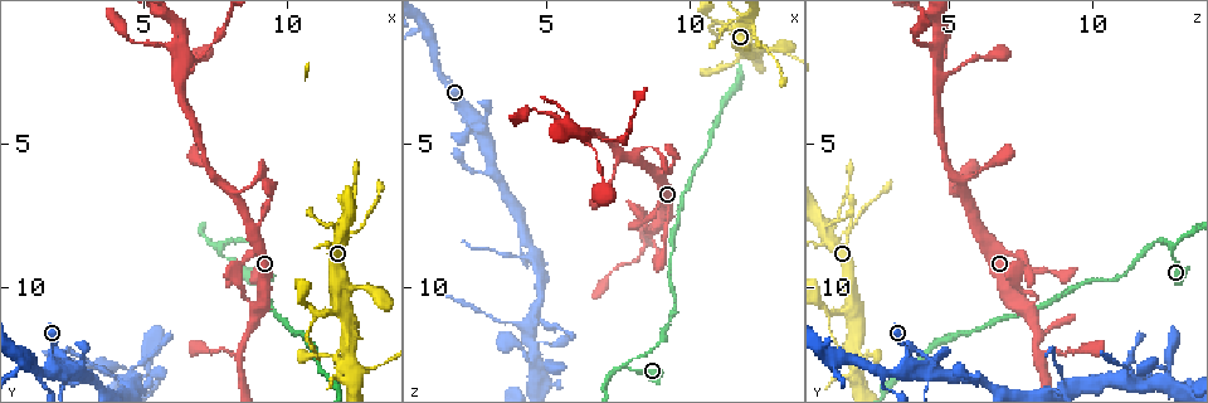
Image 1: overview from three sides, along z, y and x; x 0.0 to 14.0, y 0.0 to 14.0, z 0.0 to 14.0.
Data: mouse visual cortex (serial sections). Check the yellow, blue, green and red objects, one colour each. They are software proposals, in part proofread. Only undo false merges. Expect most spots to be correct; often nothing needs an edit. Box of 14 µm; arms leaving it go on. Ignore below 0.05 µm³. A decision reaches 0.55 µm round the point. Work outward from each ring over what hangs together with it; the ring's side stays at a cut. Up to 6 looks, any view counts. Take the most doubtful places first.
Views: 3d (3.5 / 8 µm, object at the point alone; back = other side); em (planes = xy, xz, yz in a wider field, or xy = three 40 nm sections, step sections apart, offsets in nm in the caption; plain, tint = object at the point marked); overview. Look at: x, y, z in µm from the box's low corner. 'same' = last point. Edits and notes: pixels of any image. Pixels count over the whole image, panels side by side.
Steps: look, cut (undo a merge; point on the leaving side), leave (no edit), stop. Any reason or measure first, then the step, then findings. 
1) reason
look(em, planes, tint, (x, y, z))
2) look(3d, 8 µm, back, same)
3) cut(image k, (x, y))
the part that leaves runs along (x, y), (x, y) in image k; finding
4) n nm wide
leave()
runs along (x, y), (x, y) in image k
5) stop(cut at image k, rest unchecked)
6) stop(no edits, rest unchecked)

look(3d, 8 µm, back, (7.6, 8.7, 12.8))

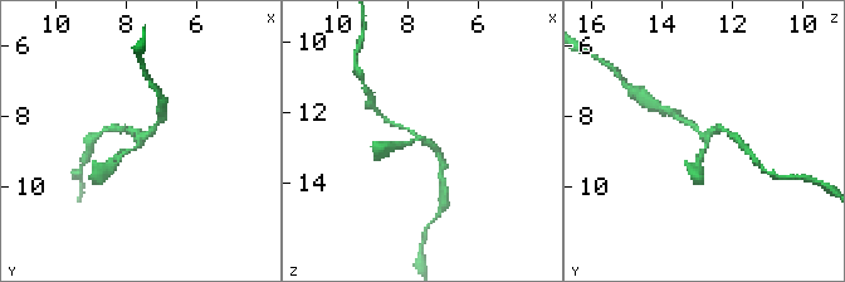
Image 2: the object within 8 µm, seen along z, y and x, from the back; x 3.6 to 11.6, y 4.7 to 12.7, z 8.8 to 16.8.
closer look
look(3d, 3.5 µm, (7.6, 8.7, 12.7))

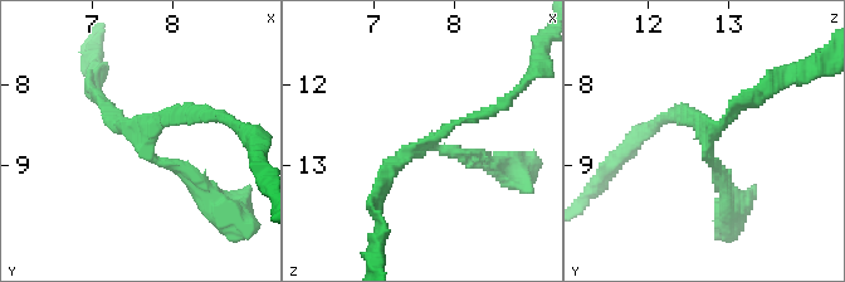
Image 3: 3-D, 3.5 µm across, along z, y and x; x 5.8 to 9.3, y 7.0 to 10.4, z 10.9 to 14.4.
3 arms; arms of 150, 150, 150 nm
look(em, xy, step 3, tint, (7.65, 8.70, 12.75))

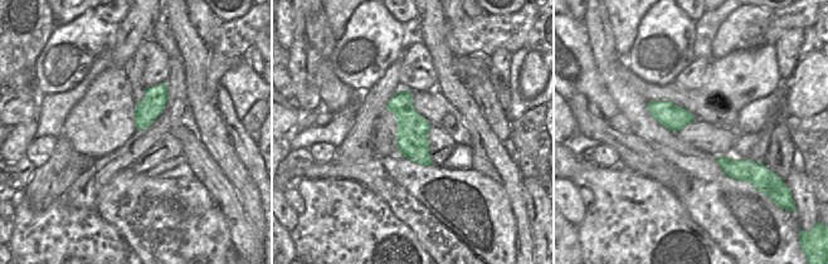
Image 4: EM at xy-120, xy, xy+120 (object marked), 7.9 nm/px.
leave()
runs along (726, 195), (694, 115), (672, 115) in image 3; one cell here

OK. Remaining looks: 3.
arms part here
look(3d, 3.5 µm, (11.7, 10.6, 1.7))

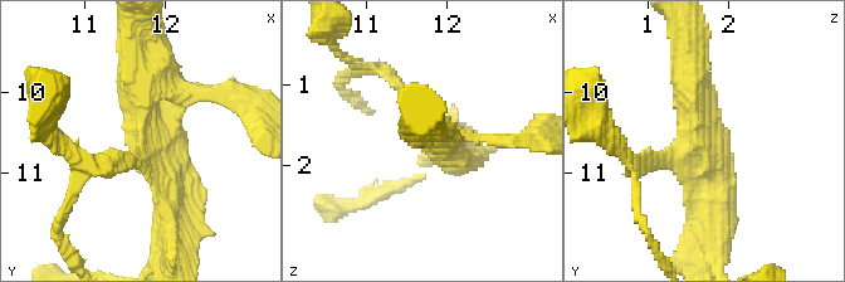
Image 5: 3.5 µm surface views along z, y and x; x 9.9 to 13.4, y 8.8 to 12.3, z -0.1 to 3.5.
3 arms; arms of 150, 400, 450 nm
look(em, xy, step 1, tint, (11.70, 10.65, 1.65))

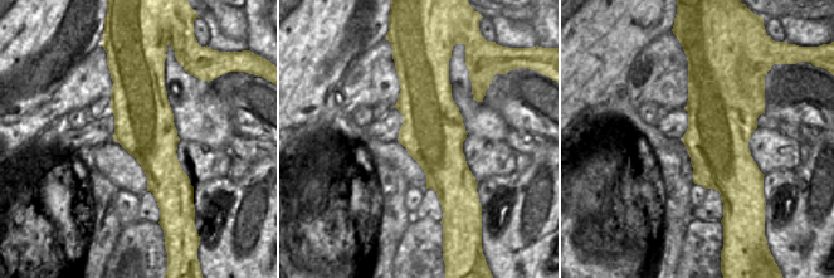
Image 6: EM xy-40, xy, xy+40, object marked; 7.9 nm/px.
another direction
look(em, xy, step 5, tint, same)

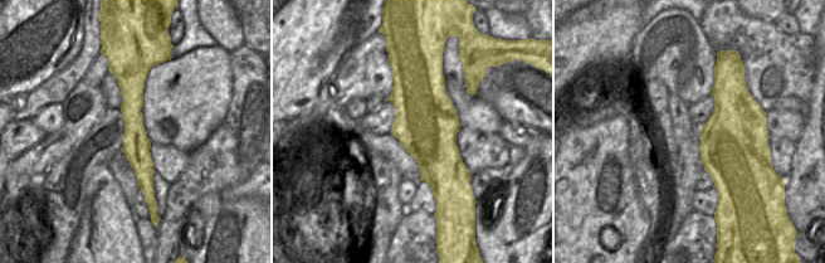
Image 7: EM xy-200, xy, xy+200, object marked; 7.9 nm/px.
leave()
runs along (128, 71), (136, 150), (150, 190) in image 7; continuous, no second cell

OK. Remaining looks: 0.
stop(no edits, rest unchecked)

